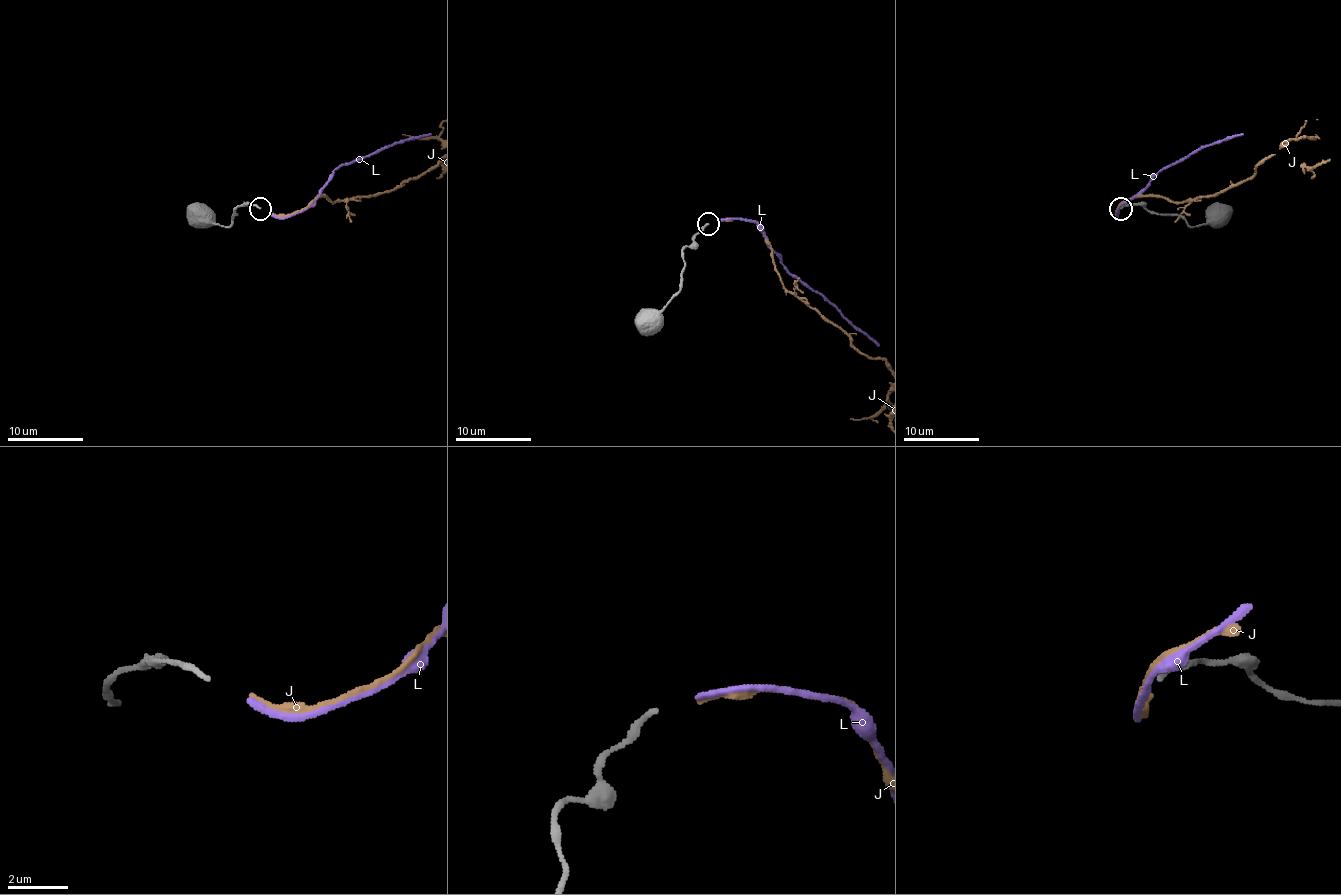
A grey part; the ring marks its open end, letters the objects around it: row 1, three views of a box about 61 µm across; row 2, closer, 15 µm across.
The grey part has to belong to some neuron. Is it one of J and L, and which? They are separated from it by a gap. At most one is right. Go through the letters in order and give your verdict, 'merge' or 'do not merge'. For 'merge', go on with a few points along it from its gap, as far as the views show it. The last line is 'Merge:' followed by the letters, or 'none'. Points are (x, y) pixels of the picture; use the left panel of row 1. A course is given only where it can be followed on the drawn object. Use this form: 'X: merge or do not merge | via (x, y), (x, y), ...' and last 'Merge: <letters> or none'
J: merge
L: do not merge
Merge: J

